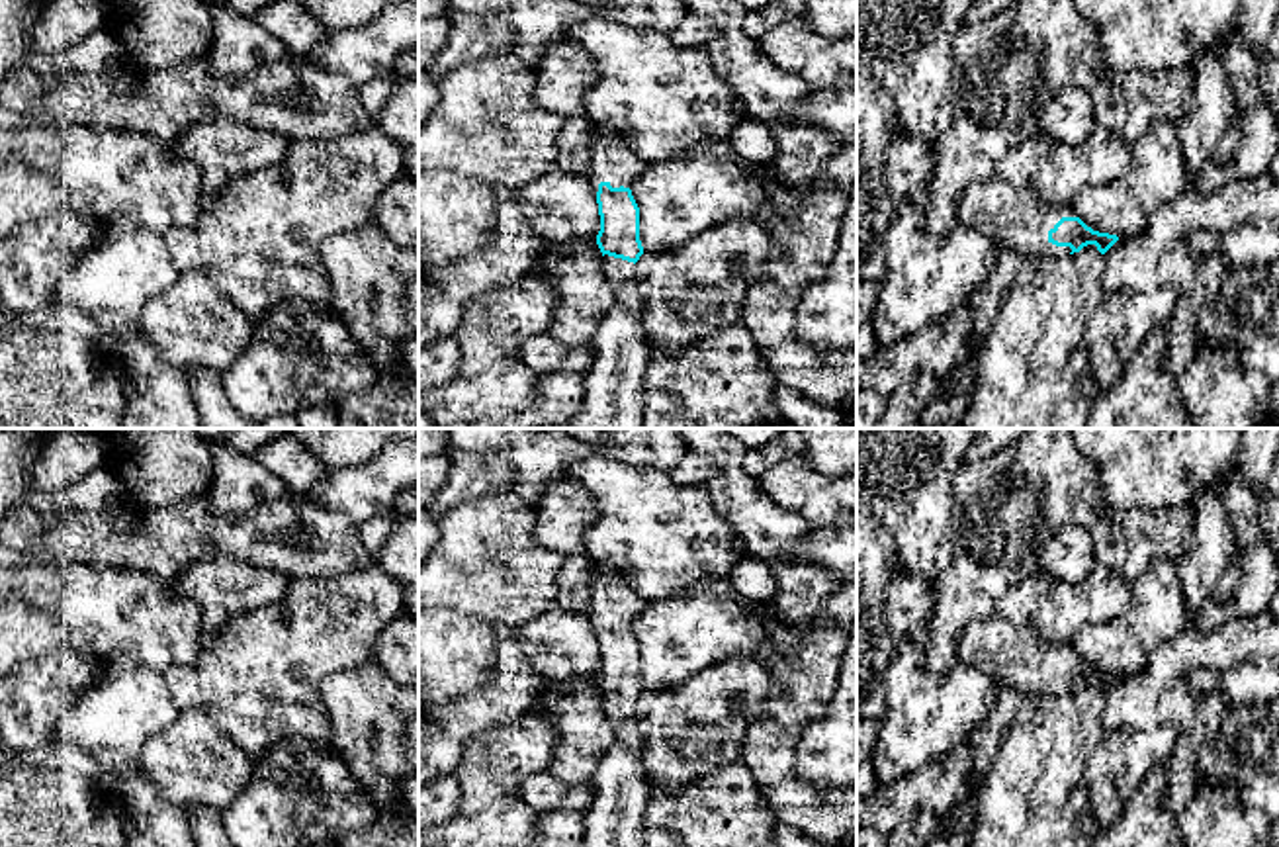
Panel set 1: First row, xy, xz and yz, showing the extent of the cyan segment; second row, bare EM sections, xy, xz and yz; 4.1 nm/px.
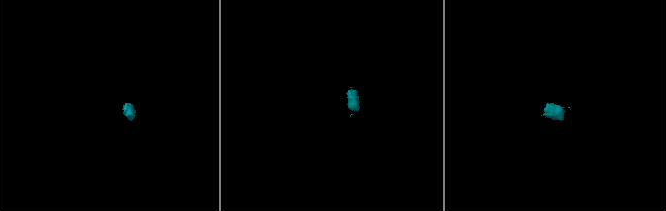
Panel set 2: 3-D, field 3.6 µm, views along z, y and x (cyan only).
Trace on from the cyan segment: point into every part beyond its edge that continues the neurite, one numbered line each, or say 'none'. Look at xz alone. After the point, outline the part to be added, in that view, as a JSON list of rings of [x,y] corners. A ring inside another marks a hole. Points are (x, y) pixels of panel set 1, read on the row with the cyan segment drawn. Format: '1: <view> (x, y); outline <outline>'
1: xz (613, 159); outline [[[595,125],[591,156],[585,168],[595,198],[600,182],[608,182],[612,188],[624,186],[632,190],[645,166],[624,133]]]
2: xz (613, 398); outline [[[604,254],[614,305],[600,323],[595,362],[583,374],[579,413],[561,428],[641,428],[643,372],[651,358],[643,327],[636,264]]]

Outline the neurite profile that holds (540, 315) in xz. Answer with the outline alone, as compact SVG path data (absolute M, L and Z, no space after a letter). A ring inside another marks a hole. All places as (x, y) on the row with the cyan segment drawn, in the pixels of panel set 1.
M536 274L477 295L463 309L456 333L462 376L473 378L512 362L526 340L548 333L553 315L550 284Z

